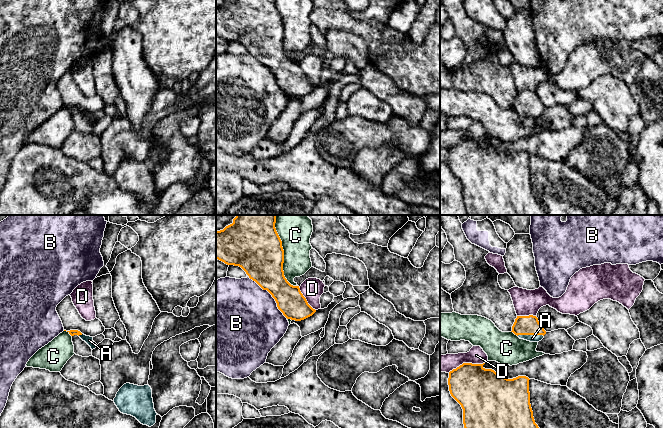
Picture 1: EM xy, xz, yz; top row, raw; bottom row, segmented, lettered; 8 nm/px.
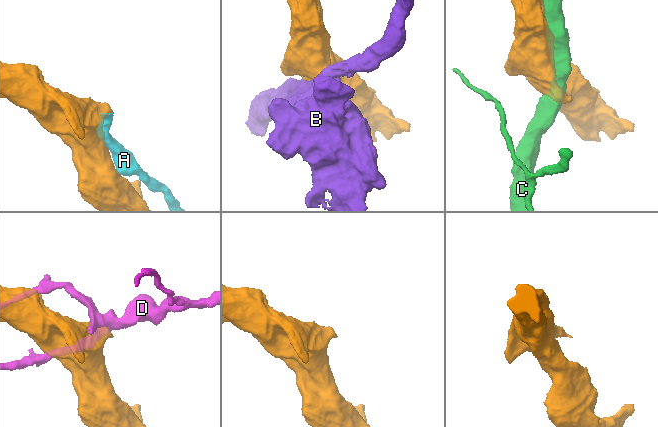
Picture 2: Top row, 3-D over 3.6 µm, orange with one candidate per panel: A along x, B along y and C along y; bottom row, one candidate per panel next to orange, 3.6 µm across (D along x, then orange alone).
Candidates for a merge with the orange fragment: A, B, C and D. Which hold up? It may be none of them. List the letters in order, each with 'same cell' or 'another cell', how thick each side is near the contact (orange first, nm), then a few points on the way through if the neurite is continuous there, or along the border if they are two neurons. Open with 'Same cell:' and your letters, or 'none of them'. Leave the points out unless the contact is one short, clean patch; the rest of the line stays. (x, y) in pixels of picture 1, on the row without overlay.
Same cell: A
A: same cell | 160/60 nm
B: another cell | 300/480 nm
C: another cell | 400/220 nm
D: another cell | 380/140 nm

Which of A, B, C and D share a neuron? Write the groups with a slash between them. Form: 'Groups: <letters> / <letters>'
Groups: A / B / C / D

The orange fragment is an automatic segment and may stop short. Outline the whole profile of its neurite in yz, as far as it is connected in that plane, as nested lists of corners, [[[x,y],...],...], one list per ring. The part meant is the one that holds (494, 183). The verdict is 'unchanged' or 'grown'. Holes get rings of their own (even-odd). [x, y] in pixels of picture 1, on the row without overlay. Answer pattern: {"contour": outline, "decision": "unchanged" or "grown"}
{"contour": [[[463,139],[449,148],[449,167],[463,185],[467,215],[546,215],[533,193],[529,168],[530,155],[526,152],[507,155],[492,145],[485,145],[484,140]]], "decision": "unchanged"}

